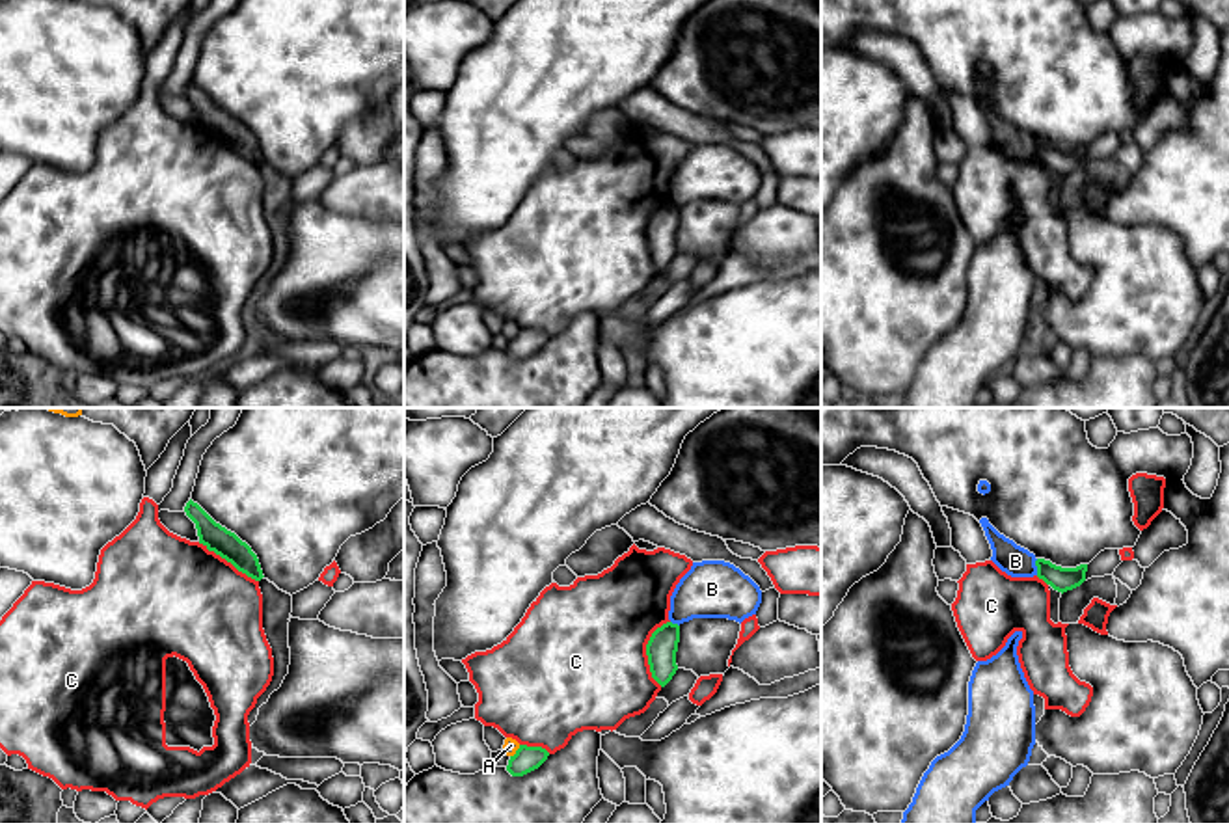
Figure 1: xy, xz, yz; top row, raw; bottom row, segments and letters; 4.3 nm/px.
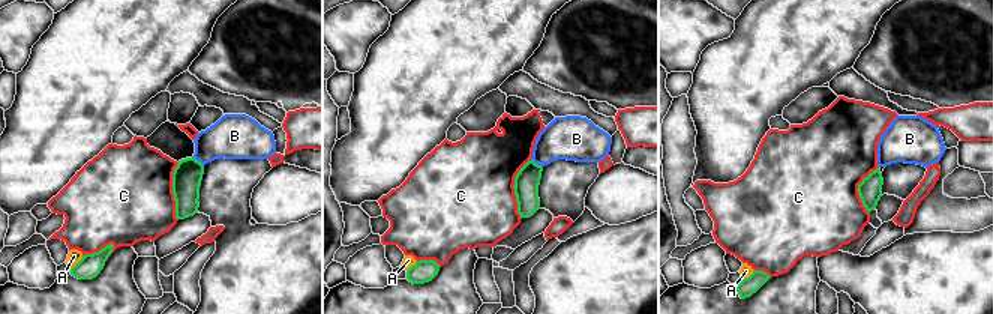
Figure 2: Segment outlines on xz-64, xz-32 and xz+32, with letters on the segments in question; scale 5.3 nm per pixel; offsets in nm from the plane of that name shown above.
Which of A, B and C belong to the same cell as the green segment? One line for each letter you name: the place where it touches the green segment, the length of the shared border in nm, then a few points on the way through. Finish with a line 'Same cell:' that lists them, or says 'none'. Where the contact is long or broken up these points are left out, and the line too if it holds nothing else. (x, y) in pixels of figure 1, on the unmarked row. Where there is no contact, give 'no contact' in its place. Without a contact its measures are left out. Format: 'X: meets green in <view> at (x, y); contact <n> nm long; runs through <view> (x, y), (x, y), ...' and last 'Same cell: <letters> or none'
Same cell: none

